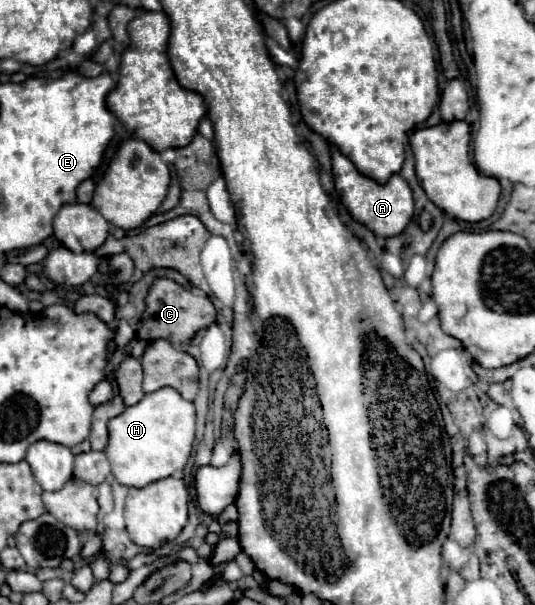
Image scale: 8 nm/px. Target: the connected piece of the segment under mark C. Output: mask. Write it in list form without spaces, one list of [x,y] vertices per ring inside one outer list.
[[[158,278],[146,296],[146,312],[142,316],[142,330],[138,332],[138,338],[148,342],[152,342],[154,338],[170,338],[174,346],[182,346],[190,342],[198,330],[210,326],[214,320],[216,308],[208,296],[196,296],[174,280]]]

